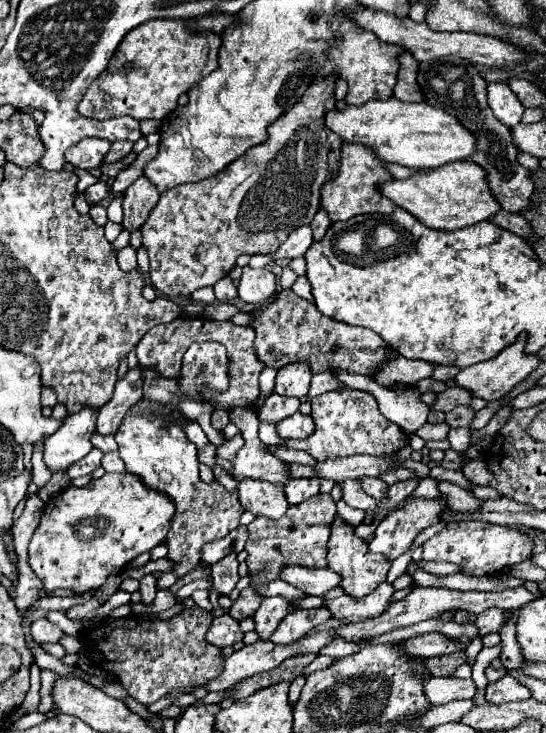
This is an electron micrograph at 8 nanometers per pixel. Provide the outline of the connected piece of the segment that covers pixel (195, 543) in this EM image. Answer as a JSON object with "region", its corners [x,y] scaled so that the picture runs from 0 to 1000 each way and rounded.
{"region":[[[302,558],[302,566],[291,569],[277,569],[277,566],[236,566],[225,572],[211,599],[218,604],[218,621],[229,629],[229,640],[251,651],[258,651],[258,656],[280,667],[280,670],[295,670],[302,673],[317,686],[321,686],[321,703],[313,708],[313,722],[306,727],[306,763],[321,768],[317,782],[332,790],[342,782],[350,782],[364,768],[368,768],[368,746],[383,738],[394,735],[408,735],[419,724],[427,724],[438,716],[438,705],[445,700],[445,692],[438,689],[434,681],[434,670],[416,670],[405,659],[372,659],[364,653],[364,643],[361,643],[361,613],[357,607],[339,596],[335,585],[317,580],[317,572],[328,566],[317,566],[317,558]]]}

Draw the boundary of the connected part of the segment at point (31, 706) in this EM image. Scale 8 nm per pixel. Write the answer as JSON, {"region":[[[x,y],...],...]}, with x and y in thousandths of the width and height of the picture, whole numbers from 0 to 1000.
{"region":[[[60,905],[57,907],[57,940],[53,940],[53,945],[49,945],[49,951],[46,951],[46,956],[42,956],[42,967],[46,967],[46,973],[60,973],[64,967],[68,967],[68,962],[71,962],[71,910]]]}

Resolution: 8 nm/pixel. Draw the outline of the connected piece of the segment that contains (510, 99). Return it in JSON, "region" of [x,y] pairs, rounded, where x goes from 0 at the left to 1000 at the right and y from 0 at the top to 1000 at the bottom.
{"region":[[[896,113],[892,116],[892,141],[907,160],[929,171],[940,173],[954,165],[954,157],[962,146],[947,138],[943,127],[932,121],[929,113]]]}

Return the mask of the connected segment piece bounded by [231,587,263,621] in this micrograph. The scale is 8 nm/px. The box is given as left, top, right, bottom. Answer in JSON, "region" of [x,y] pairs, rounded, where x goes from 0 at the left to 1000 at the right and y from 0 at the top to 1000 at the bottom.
{"region":[[[456,801],[456,804],[441,806],[438,817],[434,817],[434,820],[427,820],[423,842],[430,842],[430,844],[438,847],[438,844],[445,844],[445,842],[467,839],[471,828],[478,825],[478,820],[482,820],[482,814],[474,814],[474,812],[463,806],[463,801]]]}

